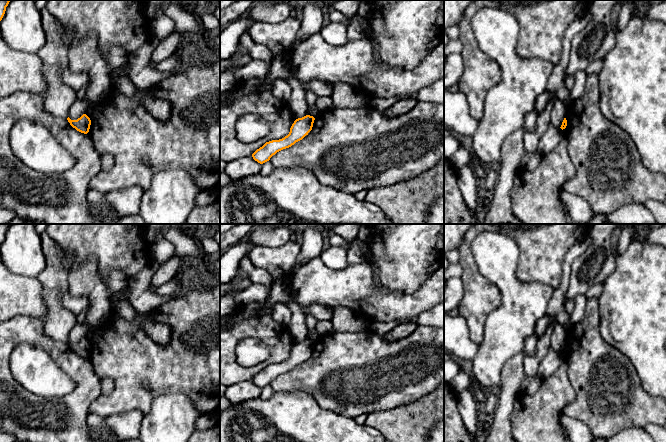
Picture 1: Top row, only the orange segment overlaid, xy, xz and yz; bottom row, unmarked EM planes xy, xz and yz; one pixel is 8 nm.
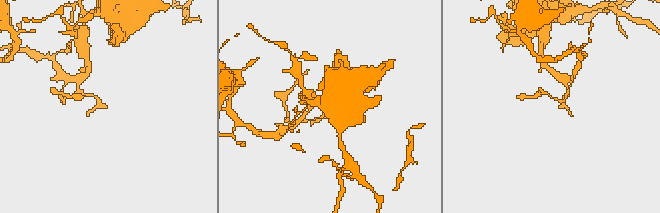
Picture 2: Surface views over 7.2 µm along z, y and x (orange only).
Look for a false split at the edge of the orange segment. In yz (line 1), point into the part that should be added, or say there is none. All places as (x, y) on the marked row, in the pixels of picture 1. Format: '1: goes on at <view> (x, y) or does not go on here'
1: does not go on here

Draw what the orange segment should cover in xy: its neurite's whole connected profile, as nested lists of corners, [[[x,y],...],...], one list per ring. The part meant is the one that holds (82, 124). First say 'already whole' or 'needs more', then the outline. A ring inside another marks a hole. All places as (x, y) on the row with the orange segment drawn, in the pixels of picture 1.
already whole | [[[83,114],[77,120],[71,120],[69,117],[67,118],[67,120],[70,123],[70,125],[77,131],[84,134],[87,134],[89,132],[91,120],[86,114]]]

